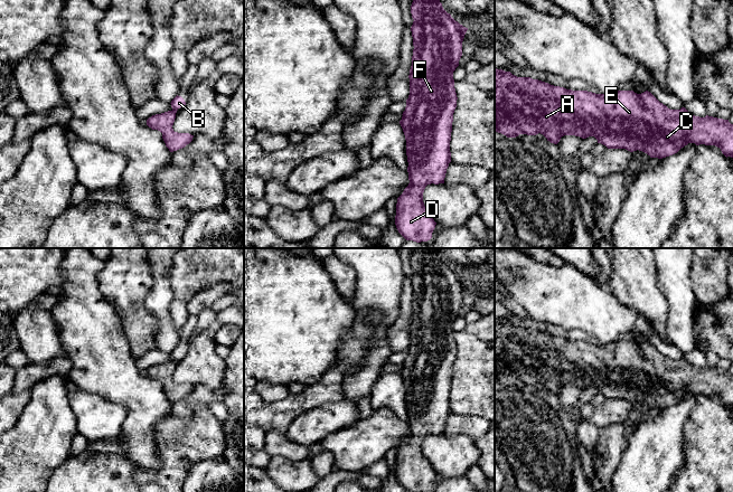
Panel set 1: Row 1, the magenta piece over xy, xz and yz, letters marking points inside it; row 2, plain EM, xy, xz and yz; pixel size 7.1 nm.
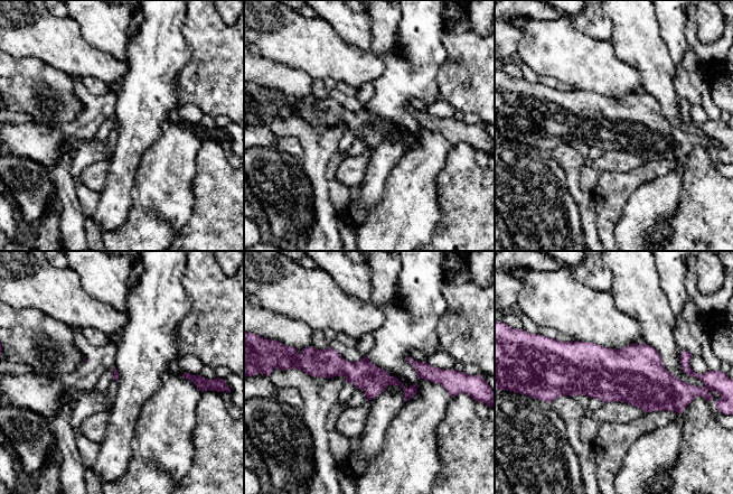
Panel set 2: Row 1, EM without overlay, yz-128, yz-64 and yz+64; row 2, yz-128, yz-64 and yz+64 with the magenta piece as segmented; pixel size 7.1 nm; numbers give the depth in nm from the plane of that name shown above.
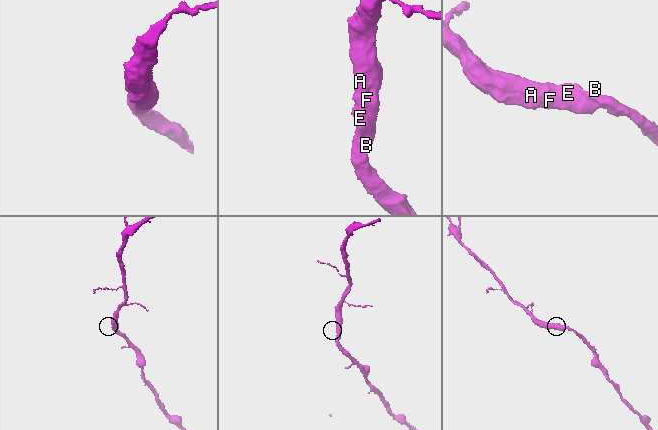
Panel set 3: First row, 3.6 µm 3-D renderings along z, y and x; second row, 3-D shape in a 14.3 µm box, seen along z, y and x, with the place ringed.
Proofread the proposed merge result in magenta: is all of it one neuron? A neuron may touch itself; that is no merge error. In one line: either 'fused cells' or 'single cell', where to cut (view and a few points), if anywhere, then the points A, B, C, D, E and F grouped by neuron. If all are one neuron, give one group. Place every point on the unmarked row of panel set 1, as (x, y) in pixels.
single cell | no cut | A B C D E F

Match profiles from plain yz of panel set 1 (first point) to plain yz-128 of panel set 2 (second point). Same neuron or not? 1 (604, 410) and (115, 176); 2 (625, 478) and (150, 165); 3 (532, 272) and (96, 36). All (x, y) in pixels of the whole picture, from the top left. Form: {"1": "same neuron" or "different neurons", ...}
{"1": "different neurons", "2": "same neuron", "3": "different neurons"}

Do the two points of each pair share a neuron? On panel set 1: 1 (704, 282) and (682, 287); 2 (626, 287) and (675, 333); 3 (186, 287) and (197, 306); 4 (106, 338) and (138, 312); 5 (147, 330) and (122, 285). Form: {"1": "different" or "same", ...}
{"1": "different", "2": "different", "3": "different", "4": "different", "5": "same"}

